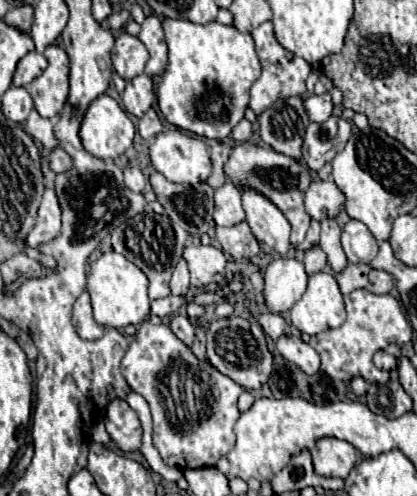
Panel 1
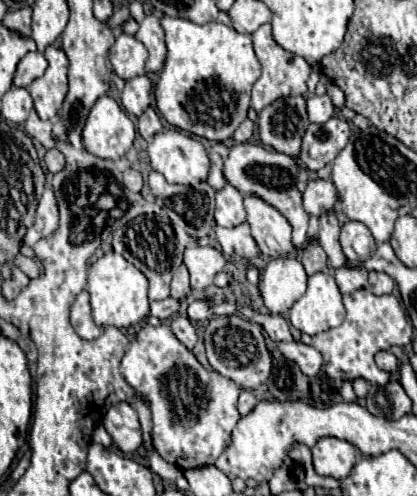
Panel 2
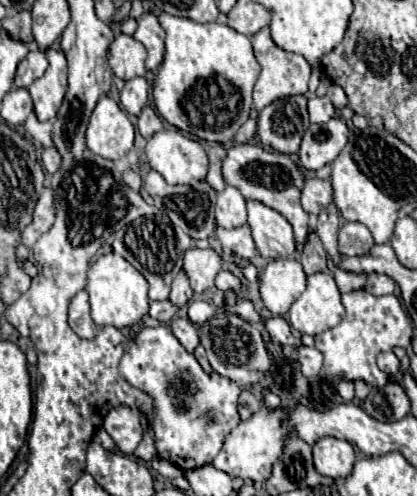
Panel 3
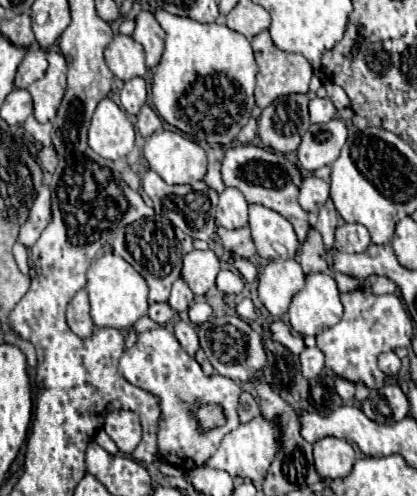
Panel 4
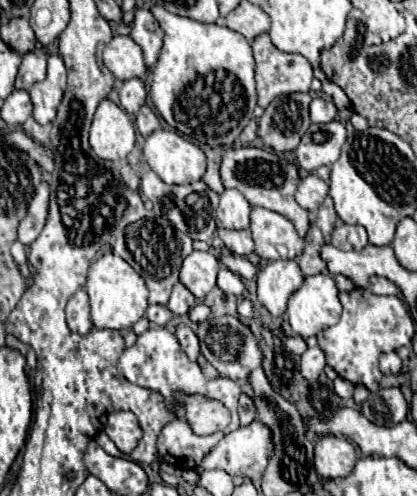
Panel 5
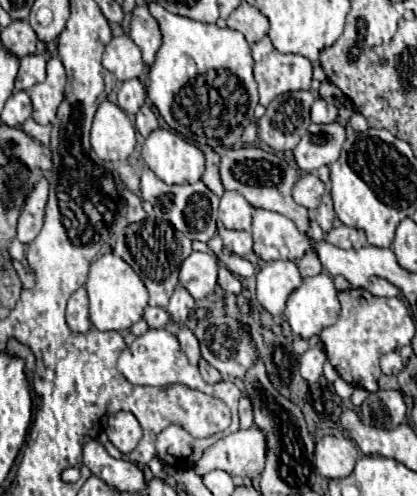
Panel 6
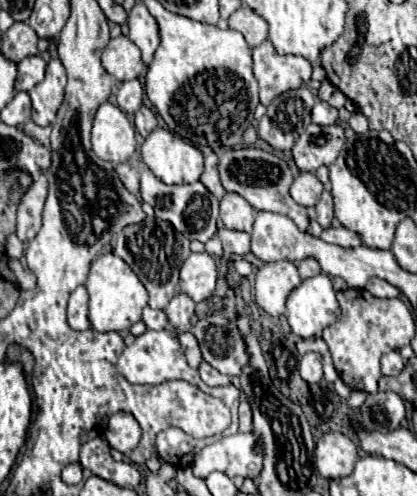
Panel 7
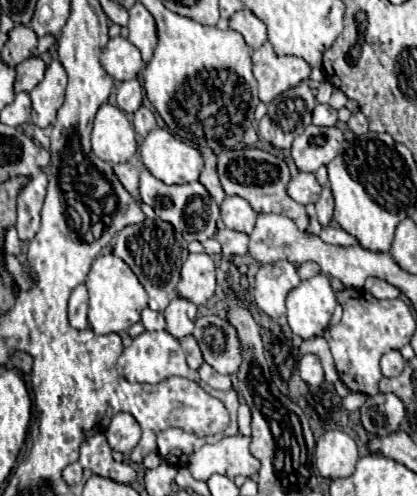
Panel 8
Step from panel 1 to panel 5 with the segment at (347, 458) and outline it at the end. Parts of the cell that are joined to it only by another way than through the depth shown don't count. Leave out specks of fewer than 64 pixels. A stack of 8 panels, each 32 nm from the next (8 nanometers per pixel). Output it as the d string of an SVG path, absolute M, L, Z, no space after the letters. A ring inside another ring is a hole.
M322 436L314 446L314 466L322 478L344 478L356 464L356 448L344 436Z

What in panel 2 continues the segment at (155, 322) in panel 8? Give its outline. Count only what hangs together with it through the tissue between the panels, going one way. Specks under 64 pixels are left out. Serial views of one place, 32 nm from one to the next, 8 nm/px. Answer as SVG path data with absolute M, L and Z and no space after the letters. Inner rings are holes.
M172 298L150 302L150 316L156 316L160 320L168 320L178 312L178 308L180 308L180 304L176 304L176 300L172 300Z

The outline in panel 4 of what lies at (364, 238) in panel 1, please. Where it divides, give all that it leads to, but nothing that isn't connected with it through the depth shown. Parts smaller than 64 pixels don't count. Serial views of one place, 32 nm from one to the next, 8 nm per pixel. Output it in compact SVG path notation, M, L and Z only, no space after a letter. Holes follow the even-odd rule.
M342 224L336 228L334 248L342 252L364 252L370 244L368 230L362 224Z

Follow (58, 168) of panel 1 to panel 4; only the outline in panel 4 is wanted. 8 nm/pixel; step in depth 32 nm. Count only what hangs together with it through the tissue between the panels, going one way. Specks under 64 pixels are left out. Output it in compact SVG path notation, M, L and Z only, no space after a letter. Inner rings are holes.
M42 148L42 152L40 152L40 164L48 172L54 172L54 168L56 168L56 152L54 152L54 148Z

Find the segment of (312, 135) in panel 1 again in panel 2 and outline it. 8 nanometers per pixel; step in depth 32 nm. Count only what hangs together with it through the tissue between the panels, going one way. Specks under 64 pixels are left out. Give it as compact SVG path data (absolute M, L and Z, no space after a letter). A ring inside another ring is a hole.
M332 116L326 124L310 124L302 138L302 150L298 158L308 170L320 170L342 152L348 136L350 126L340 116Z

